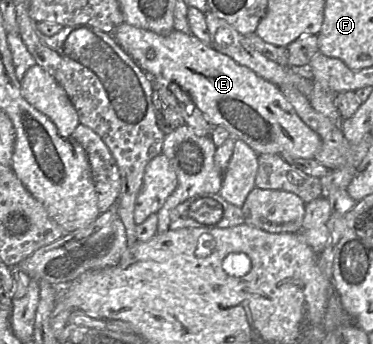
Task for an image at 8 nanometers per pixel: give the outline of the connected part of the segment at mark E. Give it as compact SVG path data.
M126 22L111 33L118 45L156 85L178 84L188 93L207 121L225 127L231 136L245 141L259 155L315 159L322 142L298 116L280 88L253 70L238 64L192 34L173 30L168 34L138 28Z

